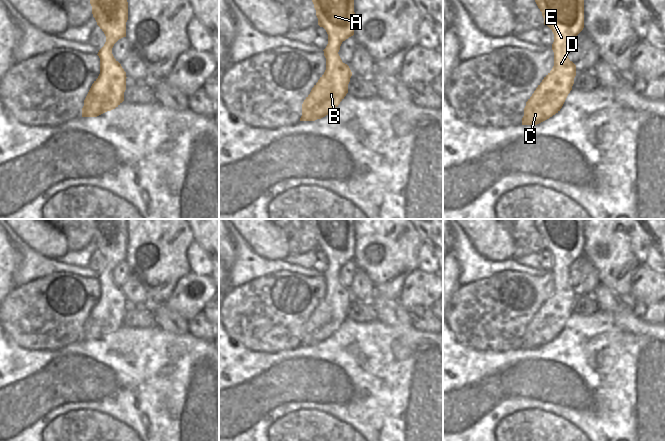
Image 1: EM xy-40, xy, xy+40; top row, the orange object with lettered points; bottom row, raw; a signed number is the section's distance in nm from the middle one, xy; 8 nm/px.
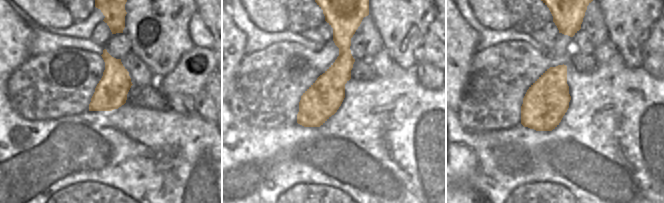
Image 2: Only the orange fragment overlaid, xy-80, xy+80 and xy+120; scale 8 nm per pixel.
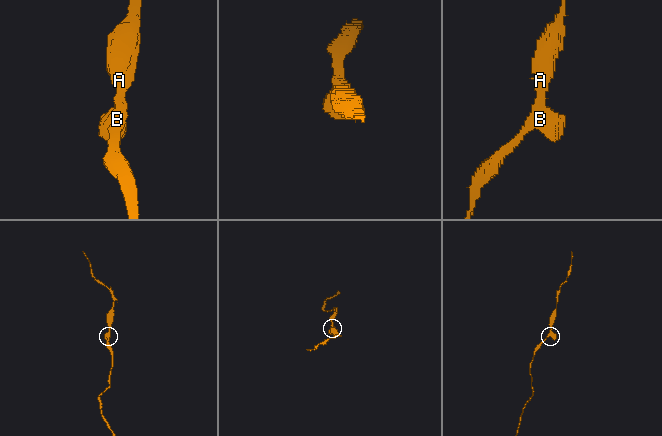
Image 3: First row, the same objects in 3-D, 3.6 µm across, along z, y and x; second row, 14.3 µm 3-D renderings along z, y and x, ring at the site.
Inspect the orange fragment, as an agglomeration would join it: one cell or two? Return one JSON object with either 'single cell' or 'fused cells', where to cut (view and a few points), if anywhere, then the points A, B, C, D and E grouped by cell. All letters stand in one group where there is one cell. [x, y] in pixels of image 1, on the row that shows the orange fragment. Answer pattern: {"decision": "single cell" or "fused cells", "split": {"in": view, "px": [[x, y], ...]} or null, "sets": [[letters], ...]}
{"decision": "single cell", "split": null, "sets": [["A", "B", "C", "D", "E"]]}

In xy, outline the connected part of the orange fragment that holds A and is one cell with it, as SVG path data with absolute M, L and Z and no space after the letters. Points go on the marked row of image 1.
M312 0L318 25L328 34L324 51L326 70L302 104L300 121L315 121L336 109L348 93L352 76L338 52L343 41L354 35L354 0Z

